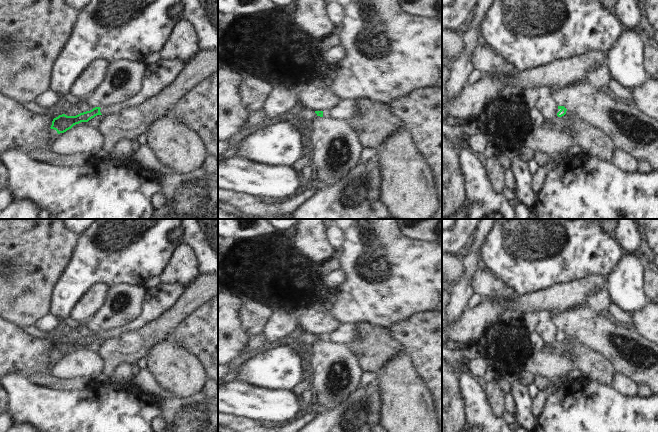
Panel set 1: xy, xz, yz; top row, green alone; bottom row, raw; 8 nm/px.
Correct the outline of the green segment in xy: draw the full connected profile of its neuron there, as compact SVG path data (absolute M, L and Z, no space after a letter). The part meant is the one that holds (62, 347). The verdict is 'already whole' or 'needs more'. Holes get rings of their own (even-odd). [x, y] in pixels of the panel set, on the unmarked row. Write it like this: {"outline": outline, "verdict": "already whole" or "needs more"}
{"outline": "M179 282L161 283L156 288L149 289L149 295L145 299L145 307L138 320L133 320L130 323L103 332L95 331L76 340L59 339L53 343L50 352L60 358L71 353L76 348L88 346L97 339L106 340L109 337L122 335L129 330L142 329L172 307L184 293L184 286Z", "verdict": "needs more"}

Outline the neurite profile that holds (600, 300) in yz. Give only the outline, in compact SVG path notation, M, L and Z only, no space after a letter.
M604 285L598 291L592 293L587 300L588 305L597 312L609 314L609 305L611 302L611 295L607 285Z

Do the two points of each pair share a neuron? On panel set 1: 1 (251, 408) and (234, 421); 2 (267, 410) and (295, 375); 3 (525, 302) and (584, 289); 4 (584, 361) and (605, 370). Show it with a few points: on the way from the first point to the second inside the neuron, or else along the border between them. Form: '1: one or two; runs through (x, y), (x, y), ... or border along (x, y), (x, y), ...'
1: two; border along (228, 413), (260, 421)
2: two; border along (260, 386), (297, 391)
3: one; runs through (540, 300), (555, 299), (569, 295)
4: one; runs through (589, 361), (600, 368)

